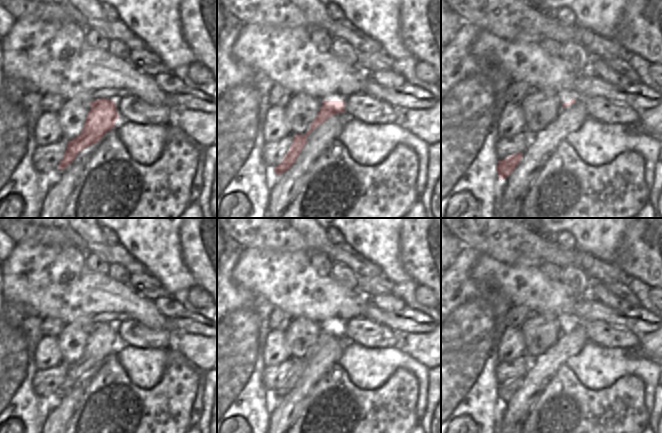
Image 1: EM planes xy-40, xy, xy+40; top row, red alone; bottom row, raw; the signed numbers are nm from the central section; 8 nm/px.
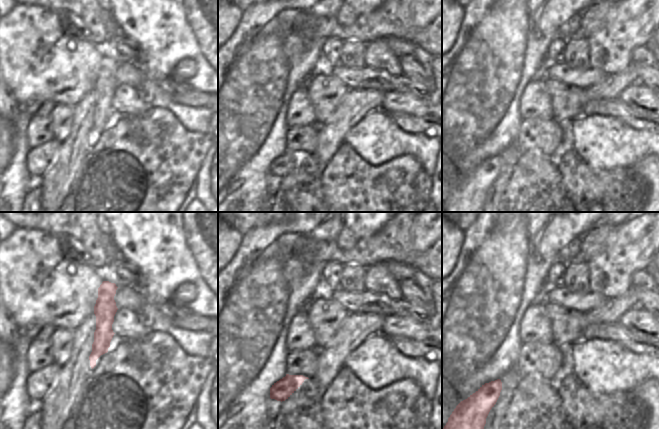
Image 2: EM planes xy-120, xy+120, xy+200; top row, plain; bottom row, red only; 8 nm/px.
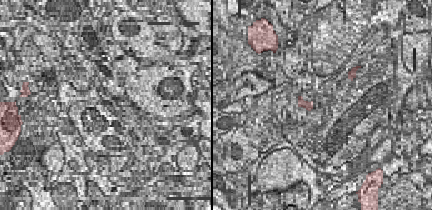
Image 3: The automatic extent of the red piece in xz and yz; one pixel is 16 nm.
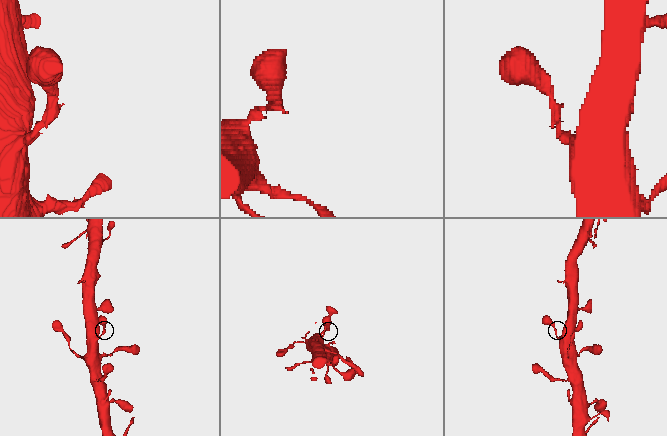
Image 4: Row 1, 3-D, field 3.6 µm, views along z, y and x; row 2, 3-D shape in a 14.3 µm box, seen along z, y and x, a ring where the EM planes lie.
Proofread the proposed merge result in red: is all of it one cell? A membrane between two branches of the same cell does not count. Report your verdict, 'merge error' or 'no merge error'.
no merge error

